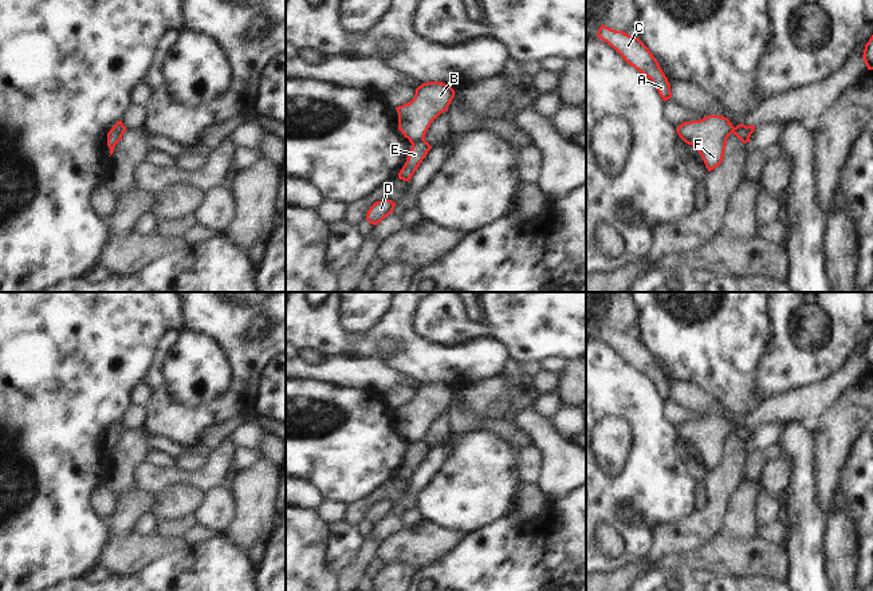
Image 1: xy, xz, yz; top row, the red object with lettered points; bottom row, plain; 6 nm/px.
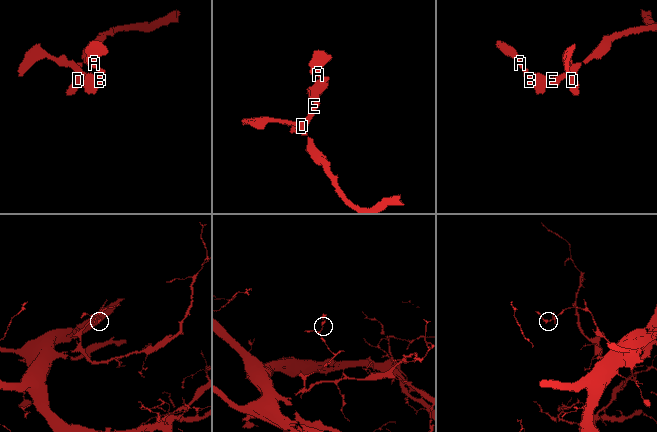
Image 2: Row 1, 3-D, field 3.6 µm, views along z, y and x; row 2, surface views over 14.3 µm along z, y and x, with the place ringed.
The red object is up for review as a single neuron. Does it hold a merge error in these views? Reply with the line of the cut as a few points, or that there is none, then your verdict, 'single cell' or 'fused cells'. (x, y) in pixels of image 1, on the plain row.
cut xz (423, 438), (412, 444); fused cells

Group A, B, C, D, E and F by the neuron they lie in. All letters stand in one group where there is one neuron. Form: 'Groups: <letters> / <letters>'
Groups: A B C F / D E.

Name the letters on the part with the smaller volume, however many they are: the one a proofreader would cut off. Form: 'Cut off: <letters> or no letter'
Cut off: A, B, C, F

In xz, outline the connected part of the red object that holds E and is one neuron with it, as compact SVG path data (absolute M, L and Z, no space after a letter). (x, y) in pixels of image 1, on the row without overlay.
M425 440L418 444L412 444L412 449L408 453L405 465L398 473L398 478L409 482L430 449L432 446Z

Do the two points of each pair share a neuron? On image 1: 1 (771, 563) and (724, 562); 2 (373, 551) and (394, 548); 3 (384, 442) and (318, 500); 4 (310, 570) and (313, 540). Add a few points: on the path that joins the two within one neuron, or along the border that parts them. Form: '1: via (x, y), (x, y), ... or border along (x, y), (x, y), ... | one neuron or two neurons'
1: via (759, 562), (736, 562) | one neuron
2: border along (382, 544), (378, 556) | two neurons
3: border along (299, 477), (310, 480), (326, 499) | two neurons
4: via (310, 563), (310, 547) | one neuron

